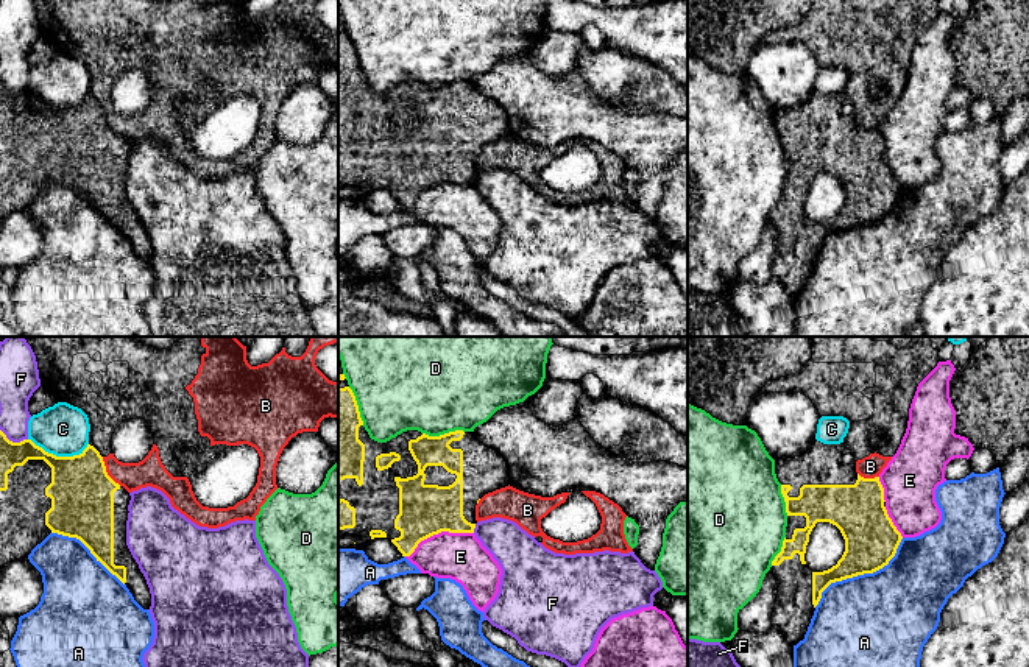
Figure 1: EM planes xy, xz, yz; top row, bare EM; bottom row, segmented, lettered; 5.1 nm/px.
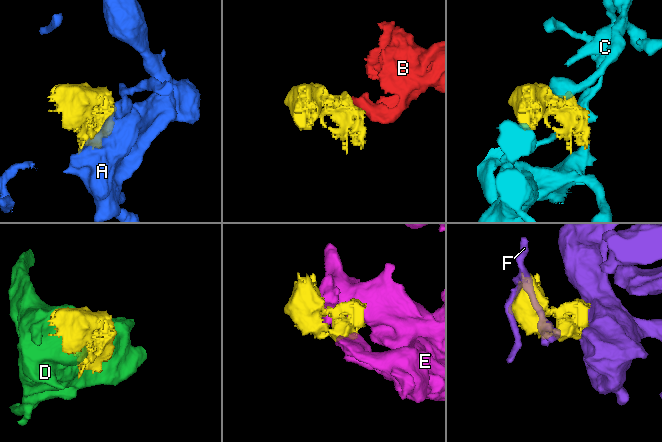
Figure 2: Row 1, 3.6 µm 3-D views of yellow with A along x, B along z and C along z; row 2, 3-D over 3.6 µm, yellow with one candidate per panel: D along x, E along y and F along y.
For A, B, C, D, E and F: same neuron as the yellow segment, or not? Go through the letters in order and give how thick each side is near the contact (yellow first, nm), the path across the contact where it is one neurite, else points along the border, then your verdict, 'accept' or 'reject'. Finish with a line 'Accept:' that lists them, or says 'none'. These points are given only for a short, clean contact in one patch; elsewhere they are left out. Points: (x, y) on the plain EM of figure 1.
A: calibres 280 and 480 nm; reject
B: calibres 320 and 150 nm; border xy (102, 108), (106, 123), (120, 136); reject
C: calibres 320 and 260 nm; border xy (28, 89), (56, 106), (78, 106), (88, 97); reject
D: calibres 160 and 440 nm; reject
E: calibres 280 and 240 nm; reject
F: calibres 260 and 220 nm; reject
Accept: none

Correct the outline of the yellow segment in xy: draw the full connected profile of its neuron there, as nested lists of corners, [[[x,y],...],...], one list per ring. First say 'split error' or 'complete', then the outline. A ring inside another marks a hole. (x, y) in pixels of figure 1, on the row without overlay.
split error; [[[0,81],[0,218],[28,209],[50,184],[76,189],[150,260],[150,238],[126,196],[129,151],[129,143],[108,126],[94,97],[87,95],[80,106],[56,108],[31,90],[12,94]]]

